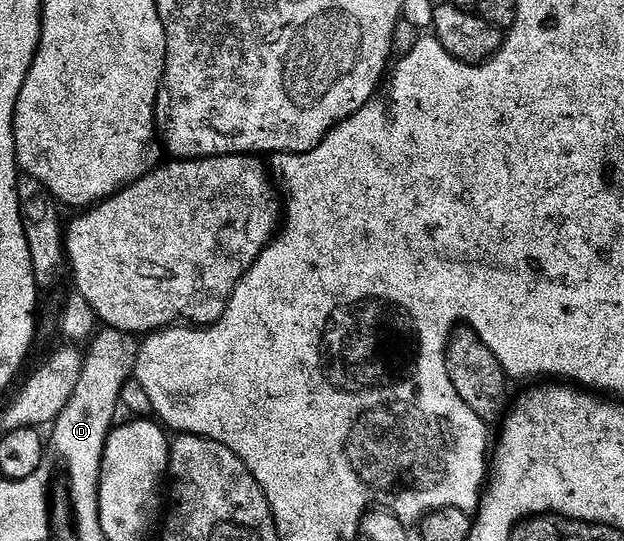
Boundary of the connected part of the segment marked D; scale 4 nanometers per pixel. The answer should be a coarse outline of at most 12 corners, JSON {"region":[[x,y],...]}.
{"region":[[103,330],[50,427],[51,450],[99,472],[121,391],[140,358]]}

